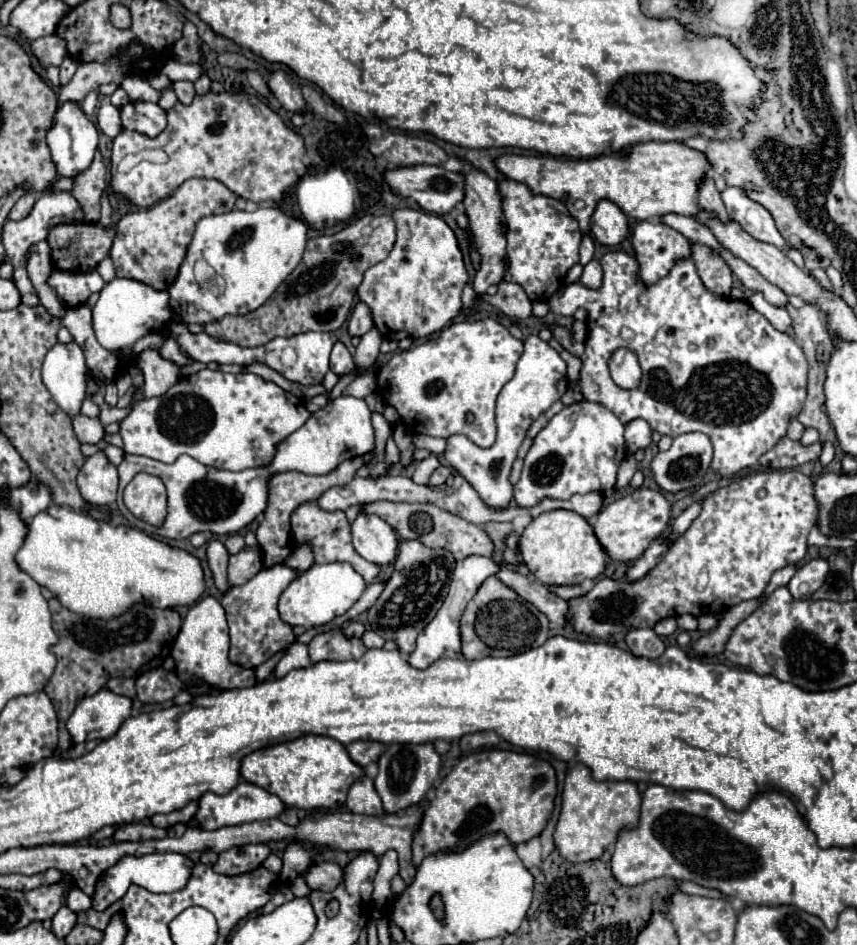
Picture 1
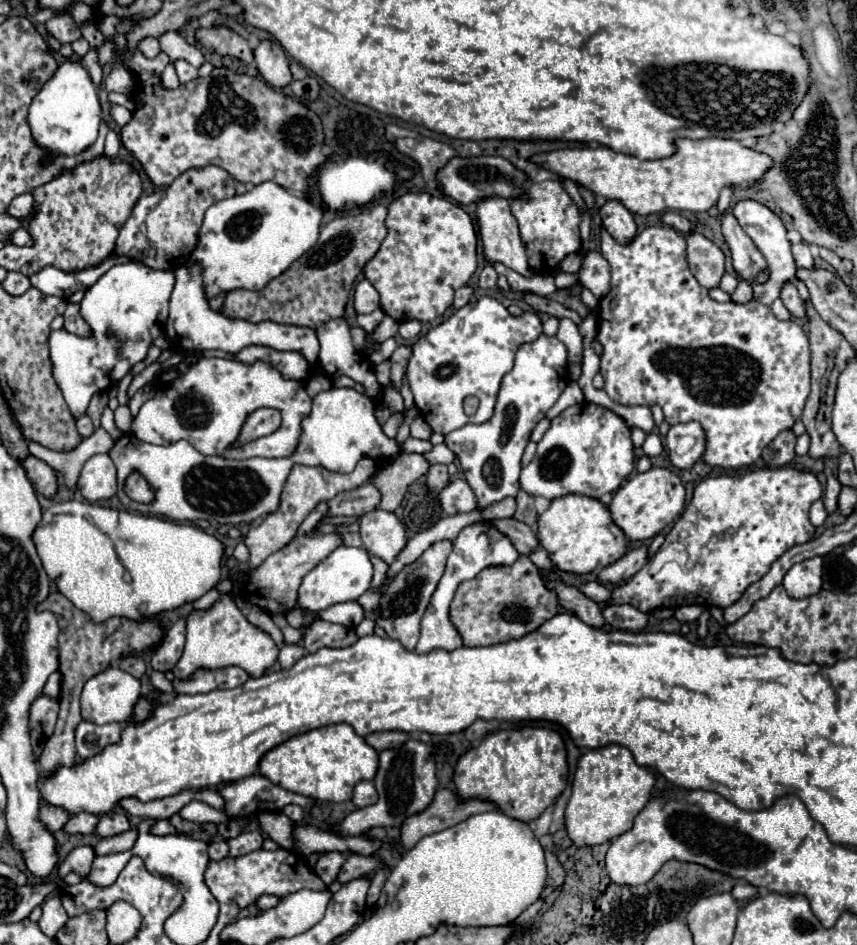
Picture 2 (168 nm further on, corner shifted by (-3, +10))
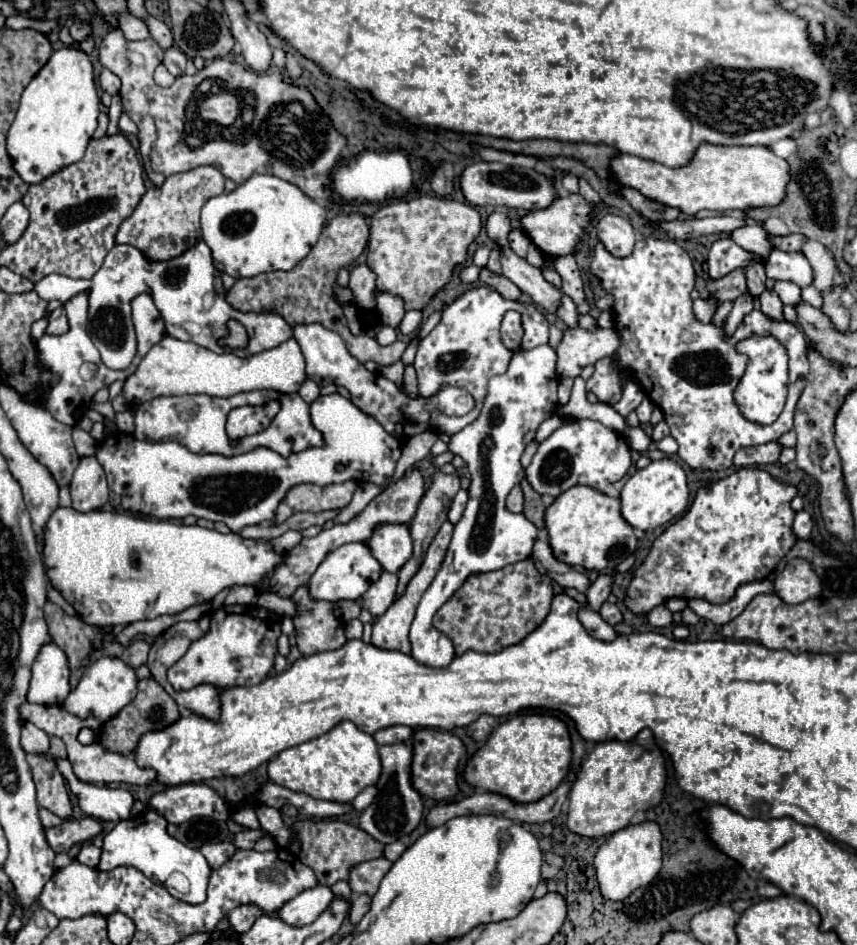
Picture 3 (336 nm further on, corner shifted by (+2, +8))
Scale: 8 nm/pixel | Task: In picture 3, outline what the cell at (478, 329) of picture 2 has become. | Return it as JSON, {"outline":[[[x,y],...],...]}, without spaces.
{"outline":[[[475,287],[471,291],[465,291],[461,297],[457,297],[443,311],[441,323],[419,343],[417,357],[415,357],[415,371],[417,371],[421,397],[435,397],[435,393],[439,393],[445,383],[467,389],[475,397],[473,411],[463,417],[449,417],[449,415],[443,415],[439,409],[433,409],[431,421],[429,421],[433,433],[453,435],[461,431],[465,425],[473,423],[481,413],[489,379],[493,375],[507,371],[511,351],[503,345],[499,335],[501,319],[507,311],[519,311],[523,319],[523,331],[525,331],[523,343],[521,343],[523,349],[533,349],[537,345],[547,343],[549,323],[535,305],[523,303],[523,301],[507,301],[495,289],[489,289],[489,287]]]}

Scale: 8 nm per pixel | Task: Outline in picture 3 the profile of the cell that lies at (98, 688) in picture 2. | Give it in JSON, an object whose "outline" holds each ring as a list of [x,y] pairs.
{"outline":[[[101,657],[85,669],[79,685],[75,687],[75,691],[69,693],[63,707],[81,719],[95,717],[95,719],[107,721],[107,719],[113,719],[127,703],[131,703],[131,699],[135,699],[135,695],[137,695],[135,671],[117,657]]]}

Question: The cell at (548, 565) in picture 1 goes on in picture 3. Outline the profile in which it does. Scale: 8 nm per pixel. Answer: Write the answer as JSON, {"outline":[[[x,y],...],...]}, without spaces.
{"outline":[[[575,485],[559,495],[545,511],[545,529],[555,559],[583,569],[615,569],[633,555],[633,527],[621,517],[619,499],[607,497],[593,487]]]}

